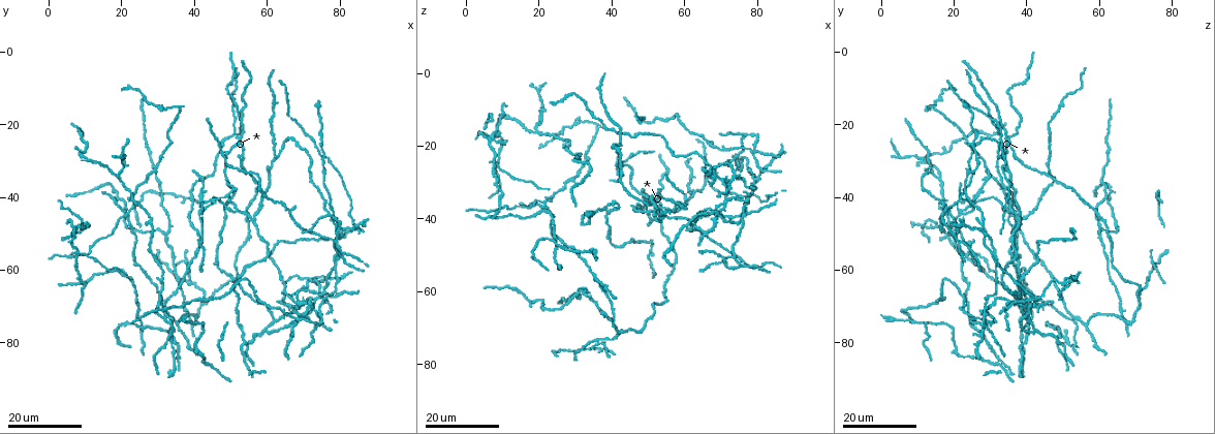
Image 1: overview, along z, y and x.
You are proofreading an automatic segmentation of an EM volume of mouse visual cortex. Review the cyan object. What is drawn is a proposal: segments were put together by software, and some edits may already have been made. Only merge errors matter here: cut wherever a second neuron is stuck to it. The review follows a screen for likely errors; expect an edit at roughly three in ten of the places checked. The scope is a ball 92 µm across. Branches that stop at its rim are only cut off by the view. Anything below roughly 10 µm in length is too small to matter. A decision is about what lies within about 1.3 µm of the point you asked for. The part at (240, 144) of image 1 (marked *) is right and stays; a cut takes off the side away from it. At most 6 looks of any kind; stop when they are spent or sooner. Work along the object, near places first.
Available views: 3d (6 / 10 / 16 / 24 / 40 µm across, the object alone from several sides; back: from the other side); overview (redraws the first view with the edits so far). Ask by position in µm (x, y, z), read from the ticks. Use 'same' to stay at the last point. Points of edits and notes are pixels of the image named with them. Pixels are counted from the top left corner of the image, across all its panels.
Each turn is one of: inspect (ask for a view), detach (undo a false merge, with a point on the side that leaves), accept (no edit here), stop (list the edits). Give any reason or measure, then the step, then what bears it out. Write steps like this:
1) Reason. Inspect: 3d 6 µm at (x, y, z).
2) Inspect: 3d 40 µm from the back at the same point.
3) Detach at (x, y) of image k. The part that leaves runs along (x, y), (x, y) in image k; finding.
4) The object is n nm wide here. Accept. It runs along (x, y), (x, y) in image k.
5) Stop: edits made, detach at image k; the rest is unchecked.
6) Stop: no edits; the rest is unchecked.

Branch point. Inspect: 3d 16 µm at (42.0, 44.0, 21.0).

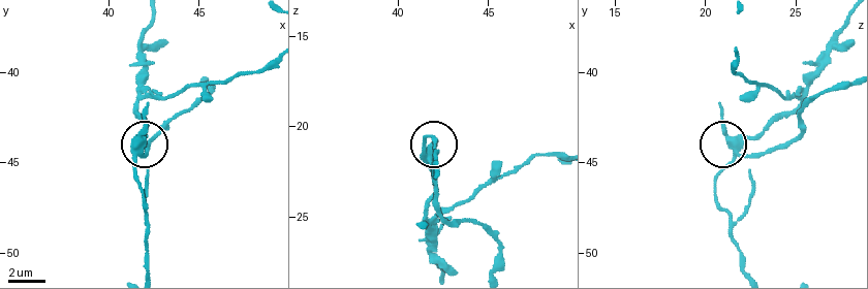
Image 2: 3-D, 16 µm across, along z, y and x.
Inspect: 3d 6 µm at (41.4, 44.6, 21.5).

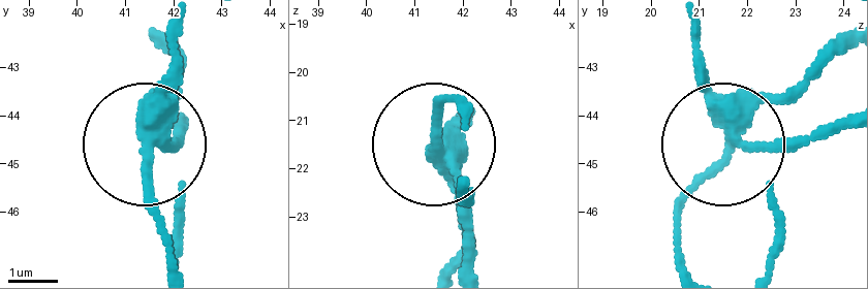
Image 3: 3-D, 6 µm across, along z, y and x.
The side arm is 19 µm long. Detach at (145, 175) of image 3. The part that leaves runs along (160, 115), (148, 197), (173, 270) in image 3; a second neuron is stuck on.

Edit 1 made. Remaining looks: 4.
Inspect: overview.

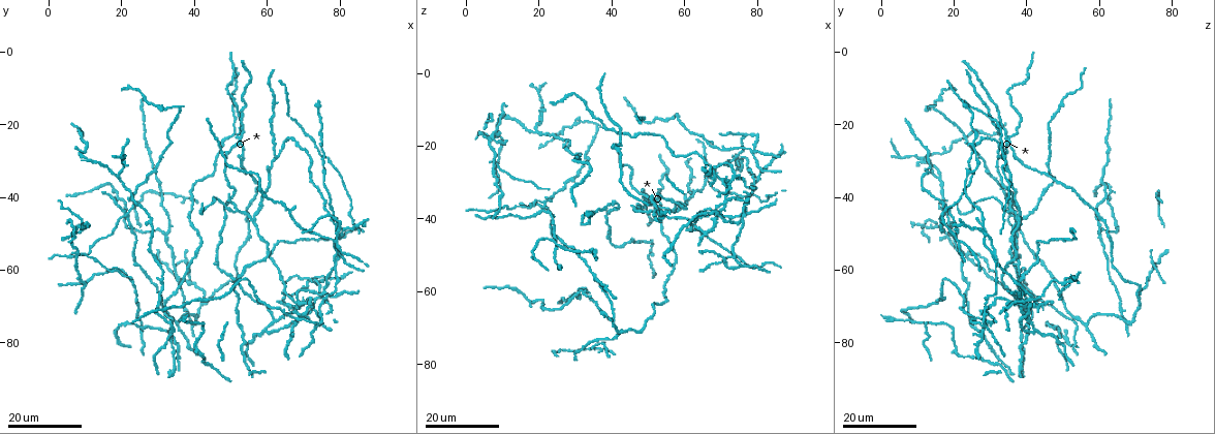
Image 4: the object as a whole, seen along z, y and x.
A fork. Inspect: 3d 16 µm at (43.0, 69.0, 70.5).

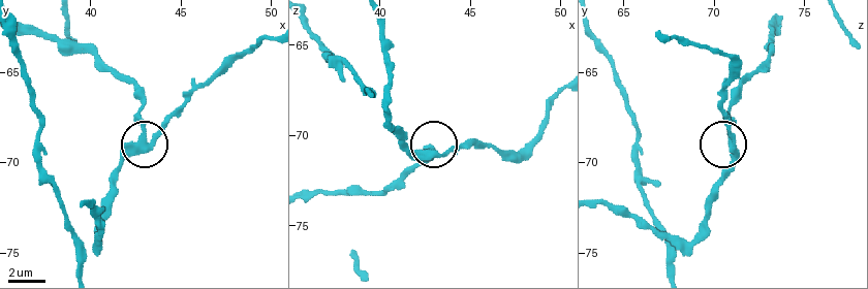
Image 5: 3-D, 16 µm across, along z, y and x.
Inspect: 3d 10 µm at (42.9, 68.9, 71.0).

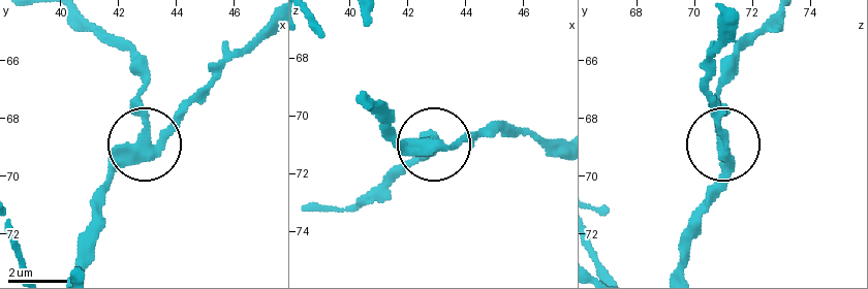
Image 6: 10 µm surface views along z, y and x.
Accept. It runs along (266, 21), (155, 145), (148, 139), (140, 60) in image 6; one neuron here.

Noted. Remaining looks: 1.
Stop: edits made, detach at image 3; the rest is unchecked.

